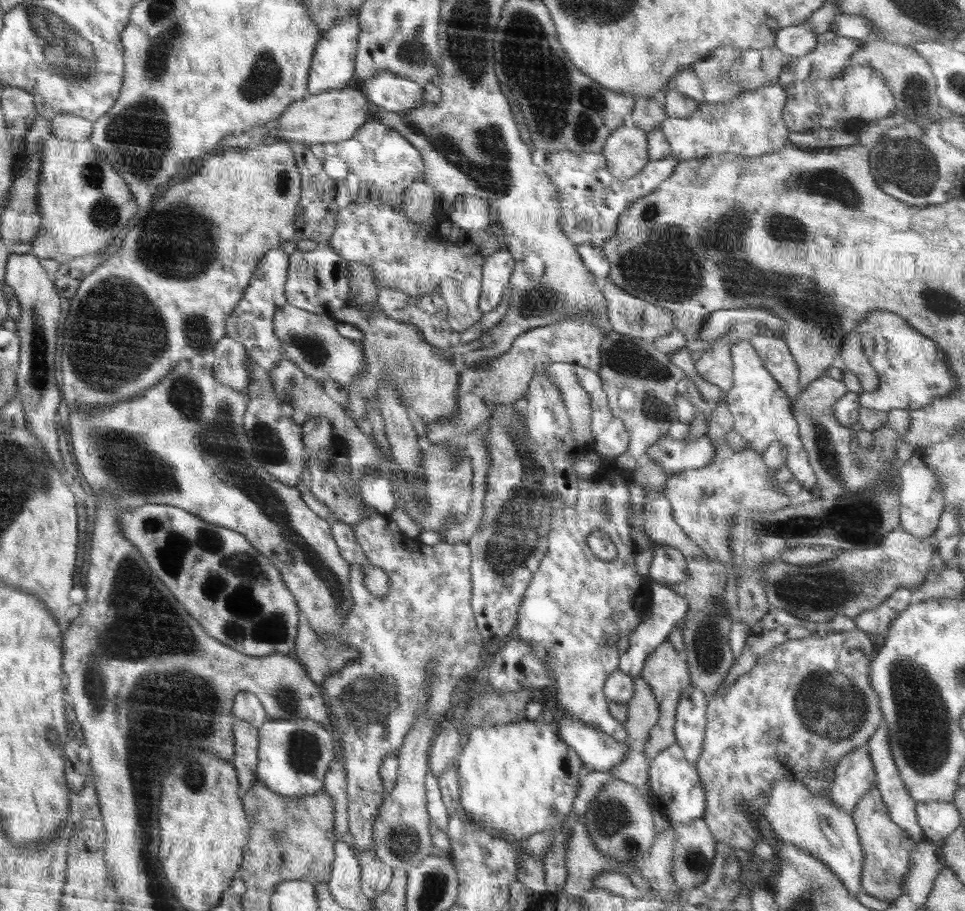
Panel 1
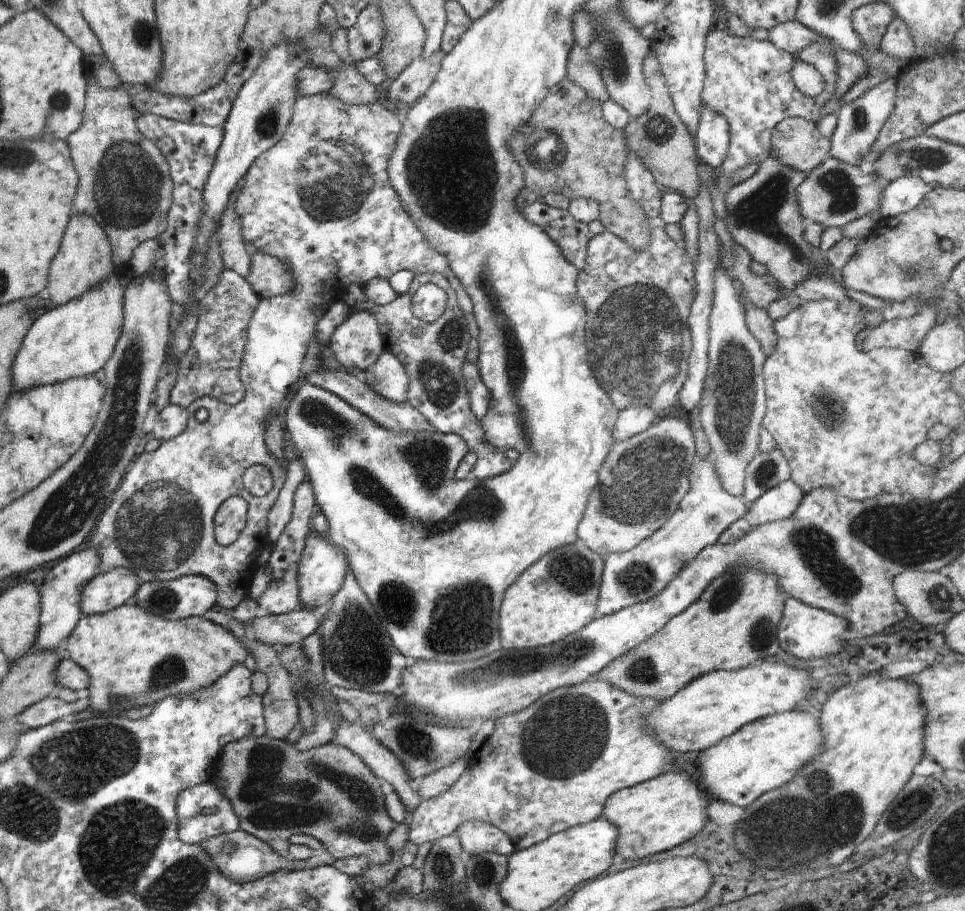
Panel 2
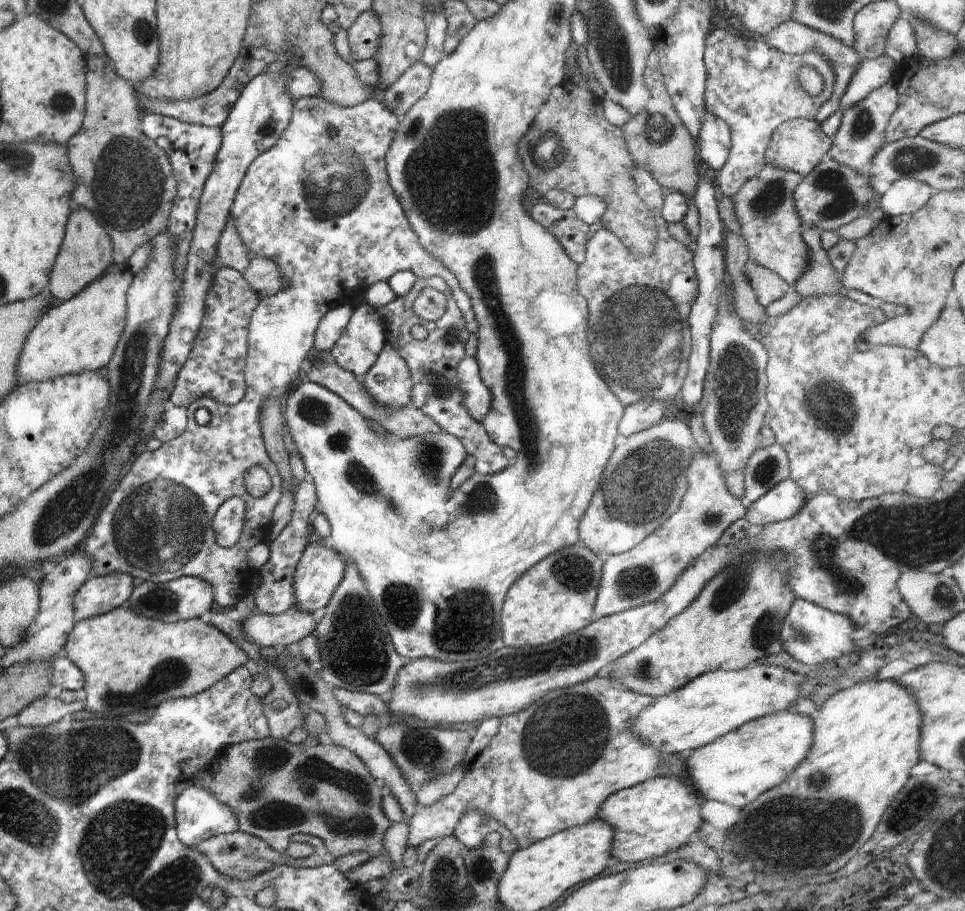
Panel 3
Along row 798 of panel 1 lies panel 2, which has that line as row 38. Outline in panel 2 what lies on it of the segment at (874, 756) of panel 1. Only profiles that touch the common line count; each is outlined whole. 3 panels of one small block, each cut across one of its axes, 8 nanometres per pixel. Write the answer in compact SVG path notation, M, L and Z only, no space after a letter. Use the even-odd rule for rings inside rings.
M896 16L887 26L887 31L882 37L880 50L887 55L897 54L910 60L915 56L915 44L909 26Z

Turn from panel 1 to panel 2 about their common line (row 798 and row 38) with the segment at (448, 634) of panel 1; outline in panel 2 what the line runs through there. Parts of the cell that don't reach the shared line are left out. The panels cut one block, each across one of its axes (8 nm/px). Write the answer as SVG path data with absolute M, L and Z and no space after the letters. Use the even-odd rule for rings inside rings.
M370 3L357 16L354 26L347 29L347 45L356 64L362 59L376 57L384 44L385 24L378 3Z

